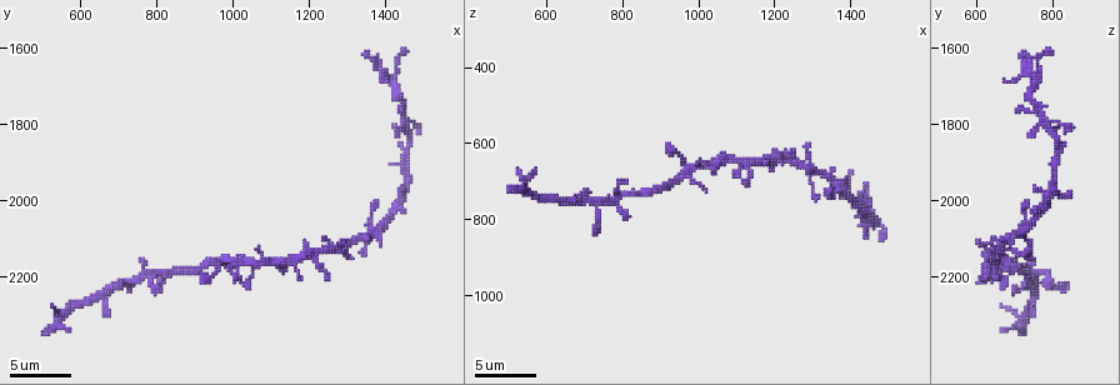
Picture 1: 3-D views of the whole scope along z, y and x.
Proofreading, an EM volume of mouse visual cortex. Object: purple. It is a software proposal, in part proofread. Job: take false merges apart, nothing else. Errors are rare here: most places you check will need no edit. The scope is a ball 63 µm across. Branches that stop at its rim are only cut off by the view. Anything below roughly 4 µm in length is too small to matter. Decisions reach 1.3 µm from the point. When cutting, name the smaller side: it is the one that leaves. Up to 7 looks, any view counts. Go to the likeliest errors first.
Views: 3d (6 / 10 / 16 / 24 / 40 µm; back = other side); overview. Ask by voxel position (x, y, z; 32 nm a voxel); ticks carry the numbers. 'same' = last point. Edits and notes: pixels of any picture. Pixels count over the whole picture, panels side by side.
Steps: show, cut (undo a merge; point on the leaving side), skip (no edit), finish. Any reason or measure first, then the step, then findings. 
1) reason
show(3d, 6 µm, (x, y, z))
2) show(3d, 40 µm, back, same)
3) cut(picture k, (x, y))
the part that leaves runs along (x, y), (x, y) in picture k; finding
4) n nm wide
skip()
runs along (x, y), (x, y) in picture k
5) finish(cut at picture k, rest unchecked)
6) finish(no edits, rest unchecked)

thick turns thin
show(3d, 10 µm, (1440, 1720, 740))

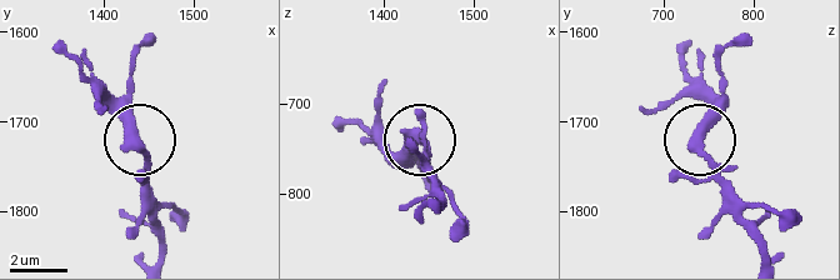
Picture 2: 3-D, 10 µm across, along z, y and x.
380 nm wide
skip()
runs along (158, 254), (158, 204), (129, 104), (129, 78) in picture 2; one neuron here

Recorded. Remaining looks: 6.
four-way junction
show(3d, 16 µm, (1190, 2135, 635))

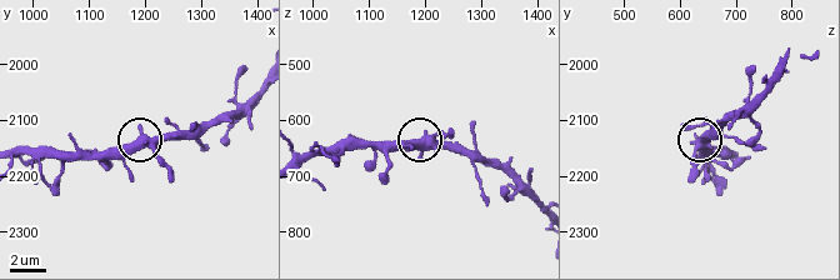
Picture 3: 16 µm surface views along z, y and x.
4 arms
skip()
runs along (423, 145), (419, 141), (361, 143) in picture 3; one neuron here

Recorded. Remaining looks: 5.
show(3d, 10 µm, (795, 2185, 740))

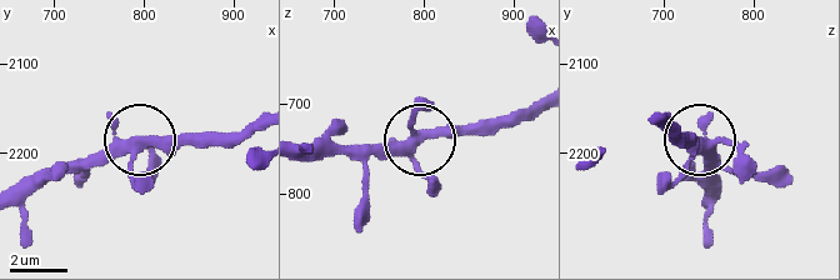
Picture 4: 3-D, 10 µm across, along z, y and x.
5 arms
skip()
one neuron here

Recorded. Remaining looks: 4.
finish(no edits, rest unchecked)

